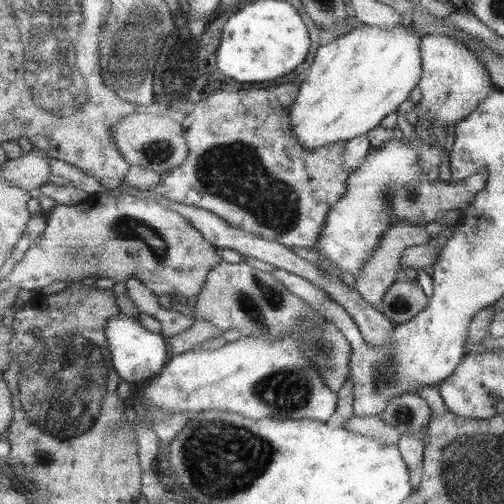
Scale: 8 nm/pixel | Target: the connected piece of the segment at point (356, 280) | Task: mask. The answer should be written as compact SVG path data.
M400 220L395 227L389 229L380 250L372 257L372 260L369 260L359 277L353 277L347 274L347 272L345 274L341 273L343 284L349 286L349 288L355 287L368 304L375 308L381 308L385 296L388 294L389 287L402 279L402 257L405 255L405 252L410 247L430 243L431 240L431 234L427 232L427 228L421 225L413 225L409 221Z

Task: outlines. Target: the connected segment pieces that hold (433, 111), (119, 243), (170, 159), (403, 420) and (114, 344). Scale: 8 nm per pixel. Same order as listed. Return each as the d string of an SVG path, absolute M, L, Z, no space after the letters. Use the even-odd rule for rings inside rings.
M451 36L422 37L422 78L418 85L422 97L419 106L424 114L435 115L437 123L453 125L471 114L493 92L492 76L485 64Z
M125 192L117 196L111 193L93 194L74 205L59 203L46 217L48 222L40 237L41 241L27 250L22 260L17 262L3 281L5 290L14 287L39 291L57 282L68 285L79 283L84 278L108 278L115 283L126 284L130 279L137 278L158 296L167 294L186 300L200 294L208 280L209 272L223 262L216 247L210 244L185 216L165 208L154 198L141 198Z
M127 114L117 126L113 126L113 137L131 166L141 165L162 175L168 174L175 167L182 166L189 158L189 141L185 137L183 124L169 114L165 116Z
M415 392L395 395L380 416L387 424L398 427L400 435L417 433L429 428L432 418L431 404Z
M119 314L113 316L105 327L105 334L109 340L111 352L113 354L113 364L116 371L120 373L120 378L134 384L143 383L143 380L154 379L167 365L167 342L162 333L151 332L139 318Z

